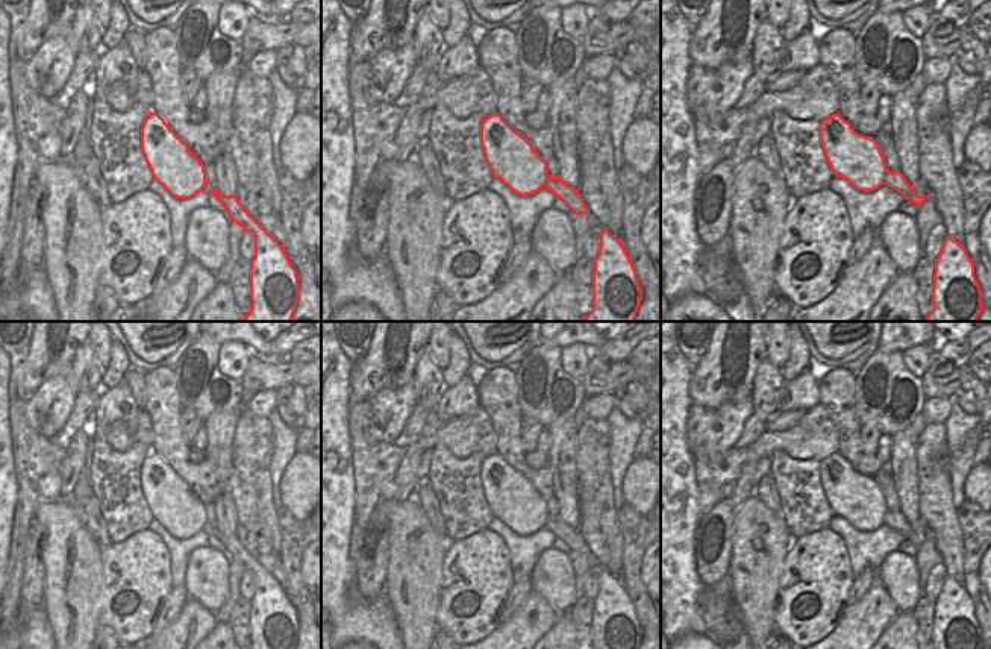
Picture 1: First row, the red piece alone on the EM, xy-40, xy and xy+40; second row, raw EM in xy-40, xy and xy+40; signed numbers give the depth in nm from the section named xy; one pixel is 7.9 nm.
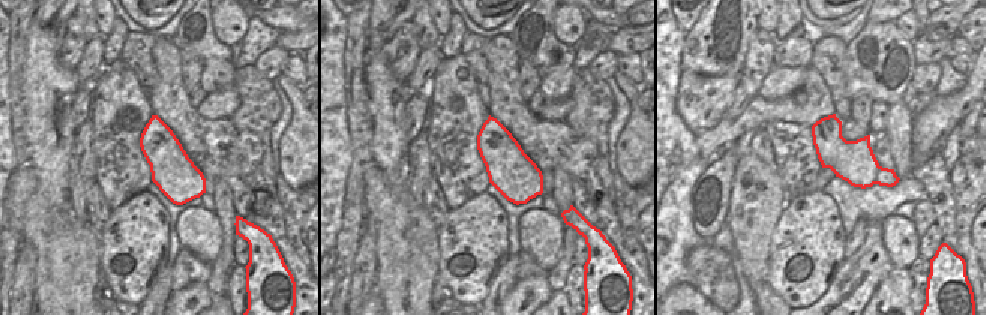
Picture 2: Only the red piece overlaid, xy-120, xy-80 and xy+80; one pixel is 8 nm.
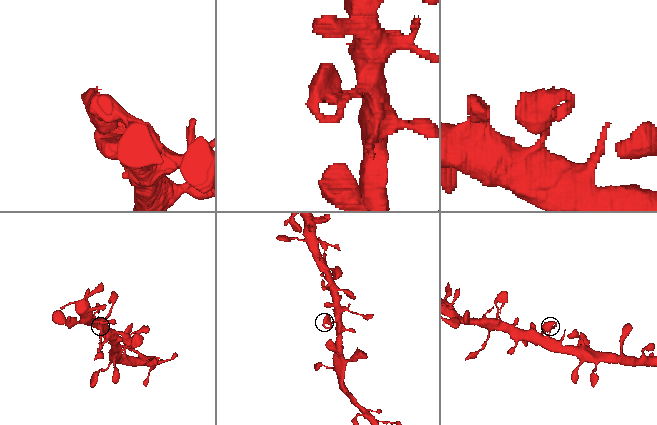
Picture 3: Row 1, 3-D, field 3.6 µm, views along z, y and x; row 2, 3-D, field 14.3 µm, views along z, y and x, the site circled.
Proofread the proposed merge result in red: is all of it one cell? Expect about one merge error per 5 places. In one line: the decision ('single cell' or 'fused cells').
single cell

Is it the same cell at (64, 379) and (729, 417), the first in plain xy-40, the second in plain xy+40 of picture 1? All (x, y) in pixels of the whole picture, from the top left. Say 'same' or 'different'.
same

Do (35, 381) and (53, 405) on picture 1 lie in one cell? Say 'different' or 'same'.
different

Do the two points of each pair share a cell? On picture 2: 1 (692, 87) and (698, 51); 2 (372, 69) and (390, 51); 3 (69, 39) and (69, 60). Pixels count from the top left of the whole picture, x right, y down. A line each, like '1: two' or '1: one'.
1: two
2: two
3: one

